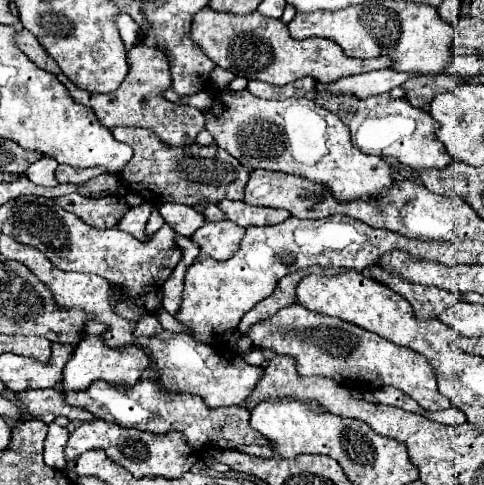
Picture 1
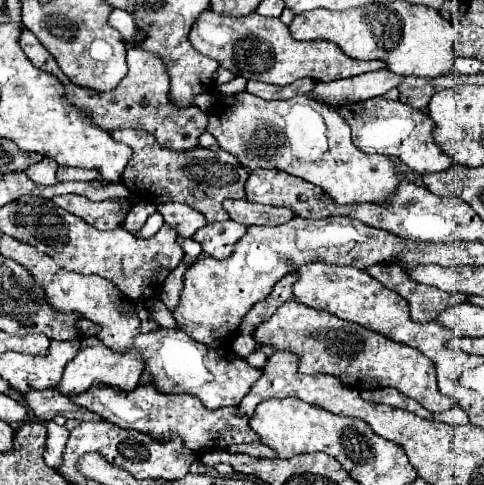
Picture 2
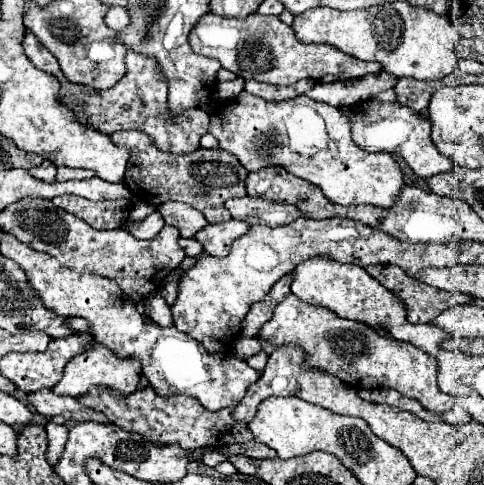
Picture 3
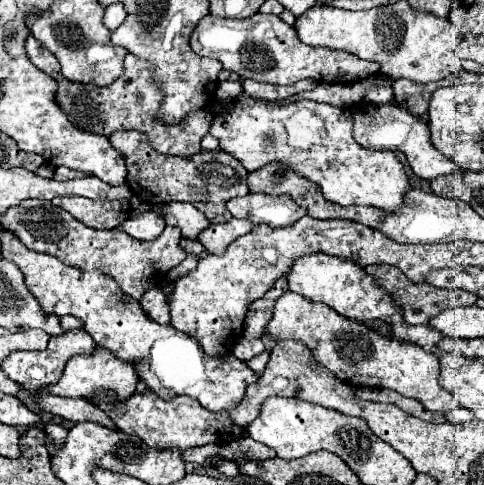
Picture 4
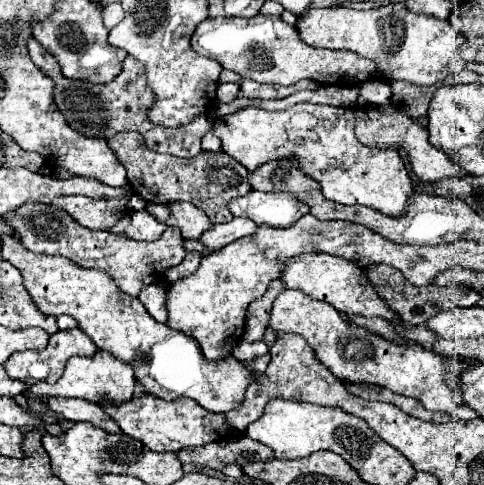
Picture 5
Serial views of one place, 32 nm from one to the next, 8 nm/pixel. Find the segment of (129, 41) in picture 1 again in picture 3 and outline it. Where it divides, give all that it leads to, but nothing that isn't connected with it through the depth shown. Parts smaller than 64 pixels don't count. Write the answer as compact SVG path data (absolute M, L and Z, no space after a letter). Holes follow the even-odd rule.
M112 6L108 16L106 16L106 24L114 30L124 30L128 24L130 24L130 16L128 16L128 10L126 8L120 8L120 6Z

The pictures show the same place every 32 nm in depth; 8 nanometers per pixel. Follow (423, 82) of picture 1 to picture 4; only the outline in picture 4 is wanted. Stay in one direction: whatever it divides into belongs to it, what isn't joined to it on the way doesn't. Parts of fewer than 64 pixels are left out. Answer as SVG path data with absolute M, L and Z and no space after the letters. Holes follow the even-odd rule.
M450 74L446 76L446 80L434 82L434 84L416 84L412 80L396 80L392 90L394 90L394 102L402 108L408 108L414 116L424 116L428 110L428 102L434 90L438 90L440 86L454 86L454 84L462 84L460 74Z

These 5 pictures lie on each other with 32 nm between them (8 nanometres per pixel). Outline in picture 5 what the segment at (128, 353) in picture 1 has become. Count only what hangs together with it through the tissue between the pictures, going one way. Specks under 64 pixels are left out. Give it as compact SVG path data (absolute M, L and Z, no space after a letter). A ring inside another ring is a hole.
M96 350L96 354L90 358L86 356L70 358L62 378L56 384L36 384L28 392L30 392L30 398L36 398L36 400L48 398L48 396L62 396L62 398L82 398L82 400L100 404L104 398L108 398L112 404L118 406L132 398L134 386L136 386L136 376L128 364L124 364L122 360L116 360L108 352Z

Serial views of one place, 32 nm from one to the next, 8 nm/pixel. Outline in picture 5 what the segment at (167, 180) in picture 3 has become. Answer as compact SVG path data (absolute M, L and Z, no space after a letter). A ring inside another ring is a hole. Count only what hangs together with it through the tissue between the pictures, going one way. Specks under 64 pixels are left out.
M138 132L114 134L110 138L110 148L128 170L128 184L132 192L138 194L142 200L154 204L170 204L176 200L192 202L206 212L212 224L228 222L232 218L226 206L230 202L230 192L250 192L248 170L224 152L200 152L190 160L158 154L146 146L144 136L140 136Z

